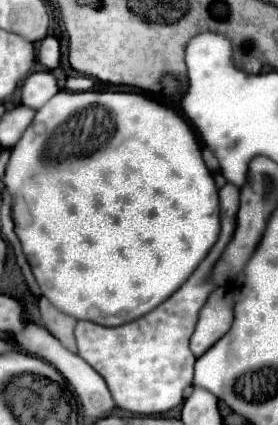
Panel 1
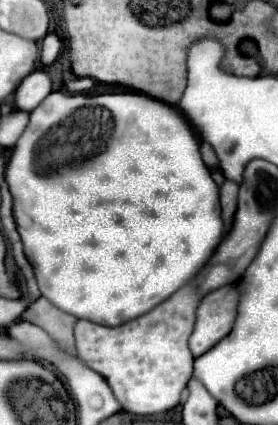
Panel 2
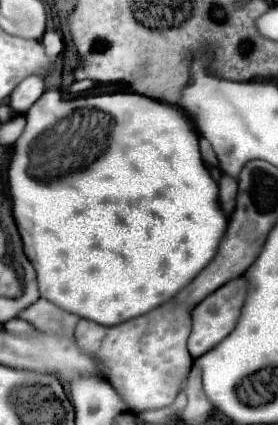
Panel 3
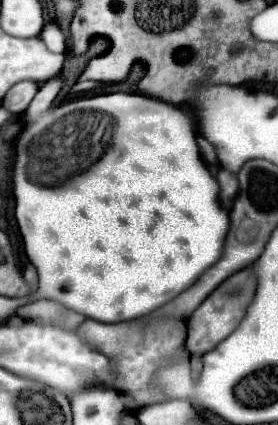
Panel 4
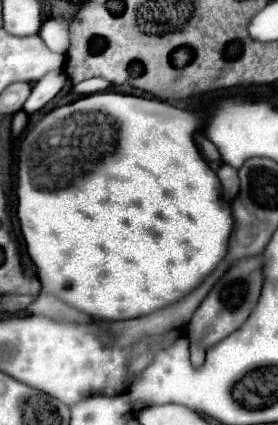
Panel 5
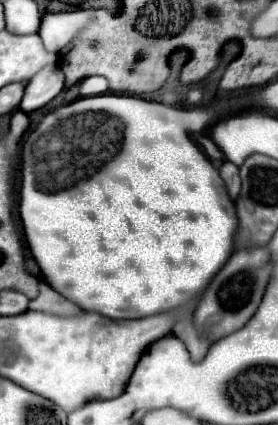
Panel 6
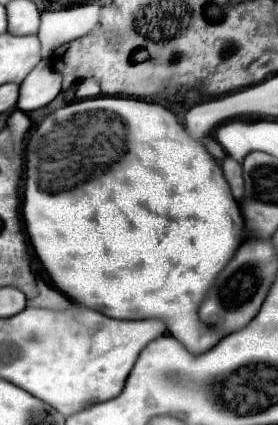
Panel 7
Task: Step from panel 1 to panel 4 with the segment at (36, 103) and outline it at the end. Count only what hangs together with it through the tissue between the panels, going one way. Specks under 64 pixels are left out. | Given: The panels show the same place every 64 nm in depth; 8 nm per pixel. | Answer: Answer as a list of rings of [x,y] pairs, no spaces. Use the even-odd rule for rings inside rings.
[[[24,80],[24,82],[20,82],[20,84],[16,84],[16,86],[12,86],[12,88],[8,90],[8,96],[4,96],[2,106],[4,106],[6,110],[8,110],[8,108],[12,108],[10,112],[12,112],[12,114],[16,114],[16,116],[20,116],[20,114],[24,114],[24,112],[26,112],[28,104],[30,104],[30,102],[32,102],[32,98],[36,96],[38,88],[40,88],[40,84],[38,84],[38,82]],[[14,108],[16,108],[16,110],[14,110]],[[18,108],[24,108],[24,110],[18,110]]]

